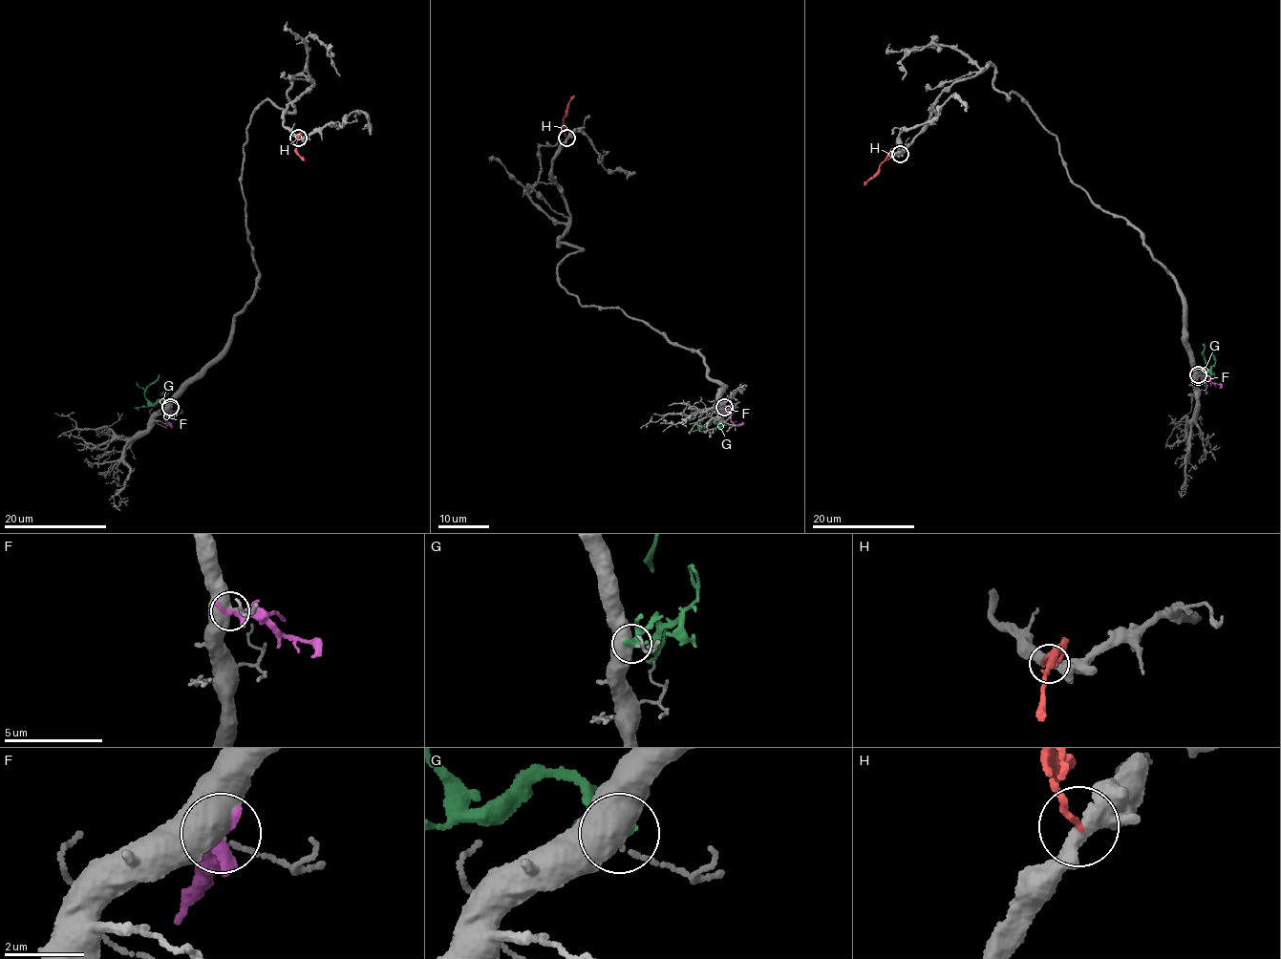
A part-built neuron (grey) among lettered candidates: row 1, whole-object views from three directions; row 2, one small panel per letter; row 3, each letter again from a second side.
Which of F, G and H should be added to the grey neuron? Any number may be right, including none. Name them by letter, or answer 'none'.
none

